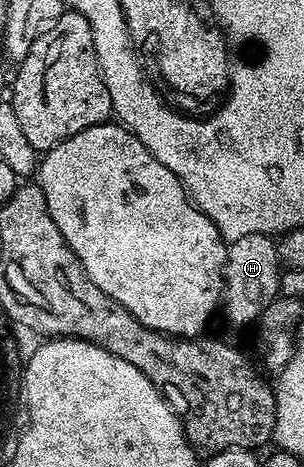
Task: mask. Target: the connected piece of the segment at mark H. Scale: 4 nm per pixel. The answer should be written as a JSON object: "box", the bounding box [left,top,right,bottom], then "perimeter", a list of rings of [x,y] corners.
{"box":[220,234,279,325],"perimeter":[[[248,234],[248,238],[233,241],[226,250],[226,270],[222,285],[223,302],[220,306],[221,315],[226,315],[226,320],[230,324],[253,325],[264,308],[279,295],[279,275],[278,246],[271,237],[264,234]]]}

